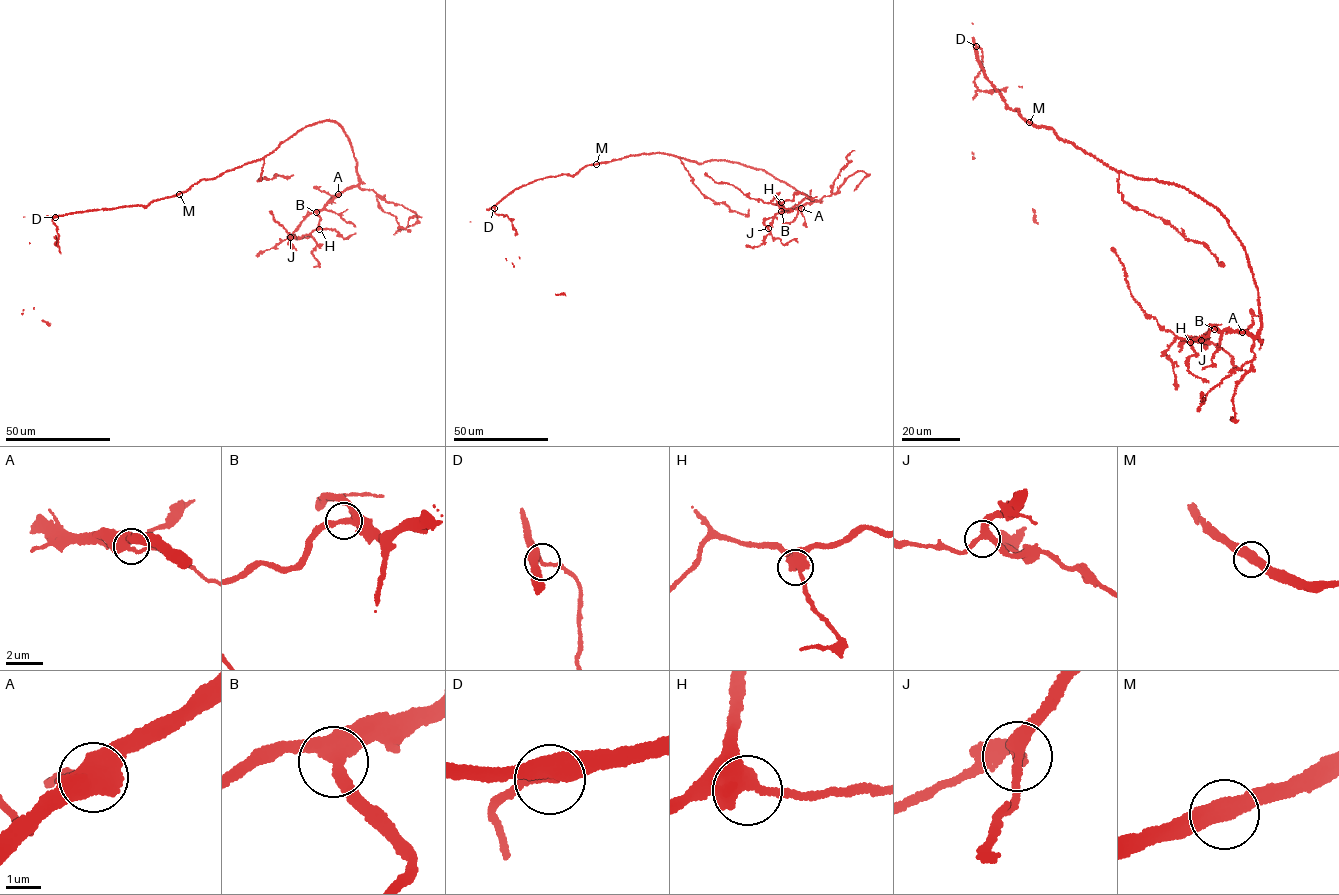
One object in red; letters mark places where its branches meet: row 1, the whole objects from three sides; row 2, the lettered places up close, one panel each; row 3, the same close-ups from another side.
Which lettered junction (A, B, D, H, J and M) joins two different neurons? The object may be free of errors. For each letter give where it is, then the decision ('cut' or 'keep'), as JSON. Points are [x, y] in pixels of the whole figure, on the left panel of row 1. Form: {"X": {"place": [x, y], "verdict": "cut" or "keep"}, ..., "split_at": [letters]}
{"A": {"place": [338, 194], "verdict": "keep"}, "B": {"place": [316, 212], "verdict": "keep"}, "D": {"place": [55, 217], "verdict": "keep"}, "H": {"place": [319, 229], "verdict": "keep"}, "J": {"place": [290, 237], "verdict": "keep"}, "M": {"place": [179, 194], "verdict": "keep"}, "split_at": []}

